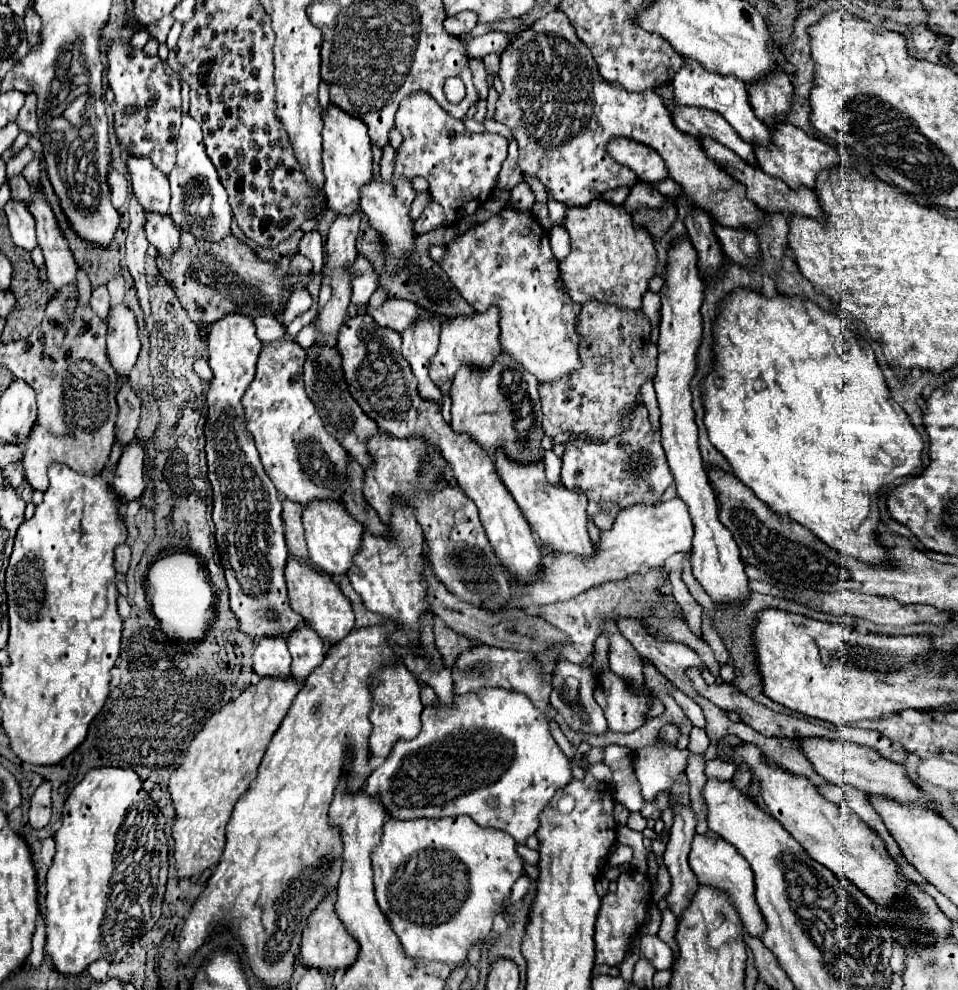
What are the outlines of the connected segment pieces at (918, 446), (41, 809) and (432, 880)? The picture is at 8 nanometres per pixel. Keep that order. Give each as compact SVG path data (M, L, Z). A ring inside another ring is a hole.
M739 290L731 298L723 302L723 312L715 322L715 370L703 380L703 404L705 404L705 426L711 432L711 444L729 460L735 476L757 494L773 512L779 516L789 516L801 526L809 528L821 542L845 552L847 556L865 562L865 564L887 564L891 560L891 550L879 542L877 528L881 526L879 518L879 490L891 486L897 480L919 474L923 470L923 440L919 432L913 428L905 410L891 398L889 388L885 384L883 372L875 360L873 350L867 350L859 344L857 336L845 326L837 316L819 310L813 302L801 298L775 296L765 298L761 294Z
M43 780L43 784L31 796L31 810L29 810L29 824L33 828L45 828L51 818L51 782Z
M469 816L443 818L443 820L387 820L383 840L371 854L373 882L377 904L387 914L403 950L413 960L461 964L475 944L483 944L491 936L495 916L507 916L505 902L509 900L511 886L523 874L523 860L517 854L515 840L495 828L483 828Z

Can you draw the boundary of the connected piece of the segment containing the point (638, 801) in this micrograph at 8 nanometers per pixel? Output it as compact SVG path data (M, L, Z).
M609 744L603 748L603 764L607 764L613 772L611 786L615 786L613 788L615 800L625 804L625 808L631 812L641 810L645 800L641 794L641 788L639 788L639 780L635 776L631 750L625 746Z

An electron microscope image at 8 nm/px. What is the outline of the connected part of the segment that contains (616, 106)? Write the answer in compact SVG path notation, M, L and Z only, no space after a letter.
M561 10L549 12L545 18L531 24L527 30L517 34L513 44L501 54L501 72L499 78L503 82L503 92L497 98L497 108L493 120L511 128L517 144L519 144L519 168L525 176L539 178L545 190L567 206L585 206L591 200L599 198L599 194L607 190L617 190L621 186L631 188L637 182L637 176L631 168L611 160L607 154L607 144L615 138L631 138L635 142L653 146L669 168L669 176L681 184L683 194L691 198L691 202L705 210L717 224L729 228L751 228L757 230L761 220L765 220L765 212L759 210L745 196L745 188L733 176L729 176L715 160L711 160L701 142L679 132L673 122L673 110L659 98L657 92L627 92L621 84L607 84L599 72L591 50L577 38L575 28L569 24L567 16Z

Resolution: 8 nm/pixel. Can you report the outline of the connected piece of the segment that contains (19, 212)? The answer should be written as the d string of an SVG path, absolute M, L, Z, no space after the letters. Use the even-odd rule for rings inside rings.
M9 200L5 206L5 214L9 220L9 230L11 230L11 238L19 248L25 248L27 252L33 252L37 246L37 238L35 238L35 220L31 216L31 212L27 210L25 202L15 202Z

